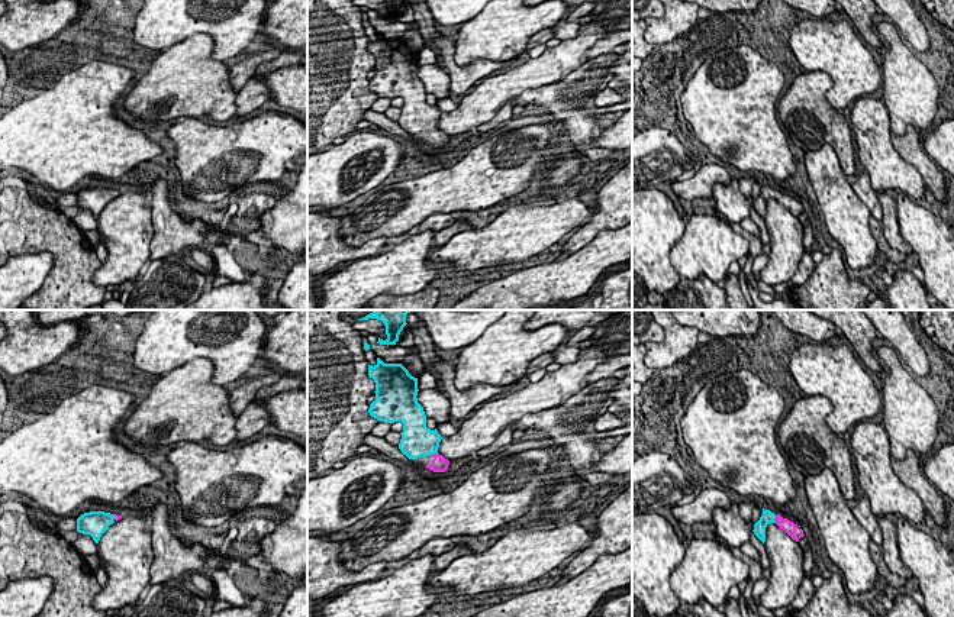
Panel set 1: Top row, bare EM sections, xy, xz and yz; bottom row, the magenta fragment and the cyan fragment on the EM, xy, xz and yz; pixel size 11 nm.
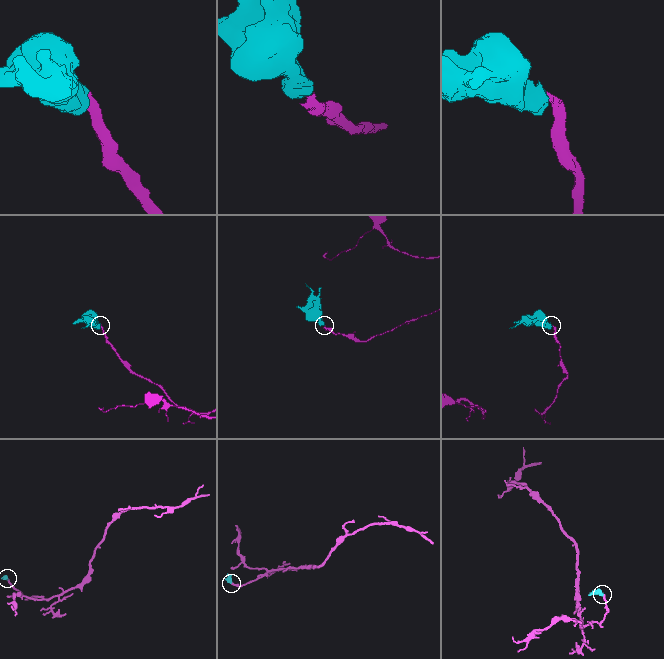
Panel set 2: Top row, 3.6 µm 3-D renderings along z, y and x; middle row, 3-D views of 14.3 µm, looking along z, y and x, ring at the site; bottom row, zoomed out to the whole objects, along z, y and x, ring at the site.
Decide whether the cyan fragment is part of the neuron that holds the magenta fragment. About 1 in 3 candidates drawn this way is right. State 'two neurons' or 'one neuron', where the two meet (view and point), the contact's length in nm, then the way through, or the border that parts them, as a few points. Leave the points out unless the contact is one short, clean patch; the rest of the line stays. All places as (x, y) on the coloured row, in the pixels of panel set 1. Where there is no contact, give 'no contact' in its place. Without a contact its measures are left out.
one neuron; meets magenta in xz at (434, 454); contact 70 nm long

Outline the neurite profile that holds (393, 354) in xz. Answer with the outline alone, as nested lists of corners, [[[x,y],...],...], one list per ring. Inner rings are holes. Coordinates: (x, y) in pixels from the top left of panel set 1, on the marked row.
[[[368,333],[365,342],[370,345],[370,349],[380,358],[384,364],[402,364],[402,361],[409,356],[419,356],[419,349],[402,348],[397,345],[380,345],[376,335]]]

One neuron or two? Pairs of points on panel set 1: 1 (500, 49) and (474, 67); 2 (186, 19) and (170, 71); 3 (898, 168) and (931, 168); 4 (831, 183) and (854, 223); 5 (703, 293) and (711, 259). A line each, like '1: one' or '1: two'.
1: two
2: two
3: two
4: one
5: two

